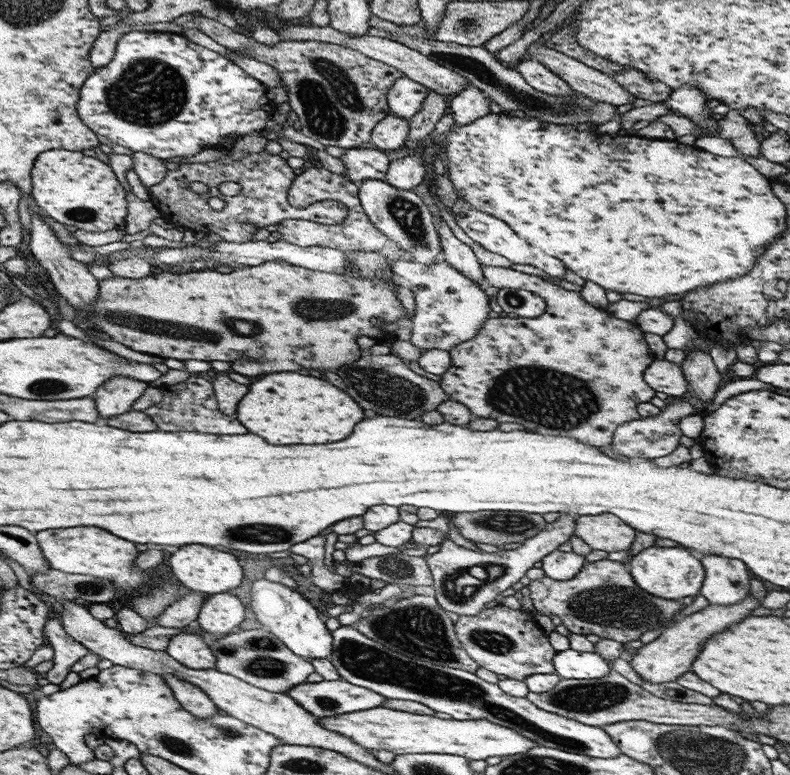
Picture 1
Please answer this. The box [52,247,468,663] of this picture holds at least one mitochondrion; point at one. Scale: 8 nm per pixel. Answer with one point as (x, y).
(138, 321)

